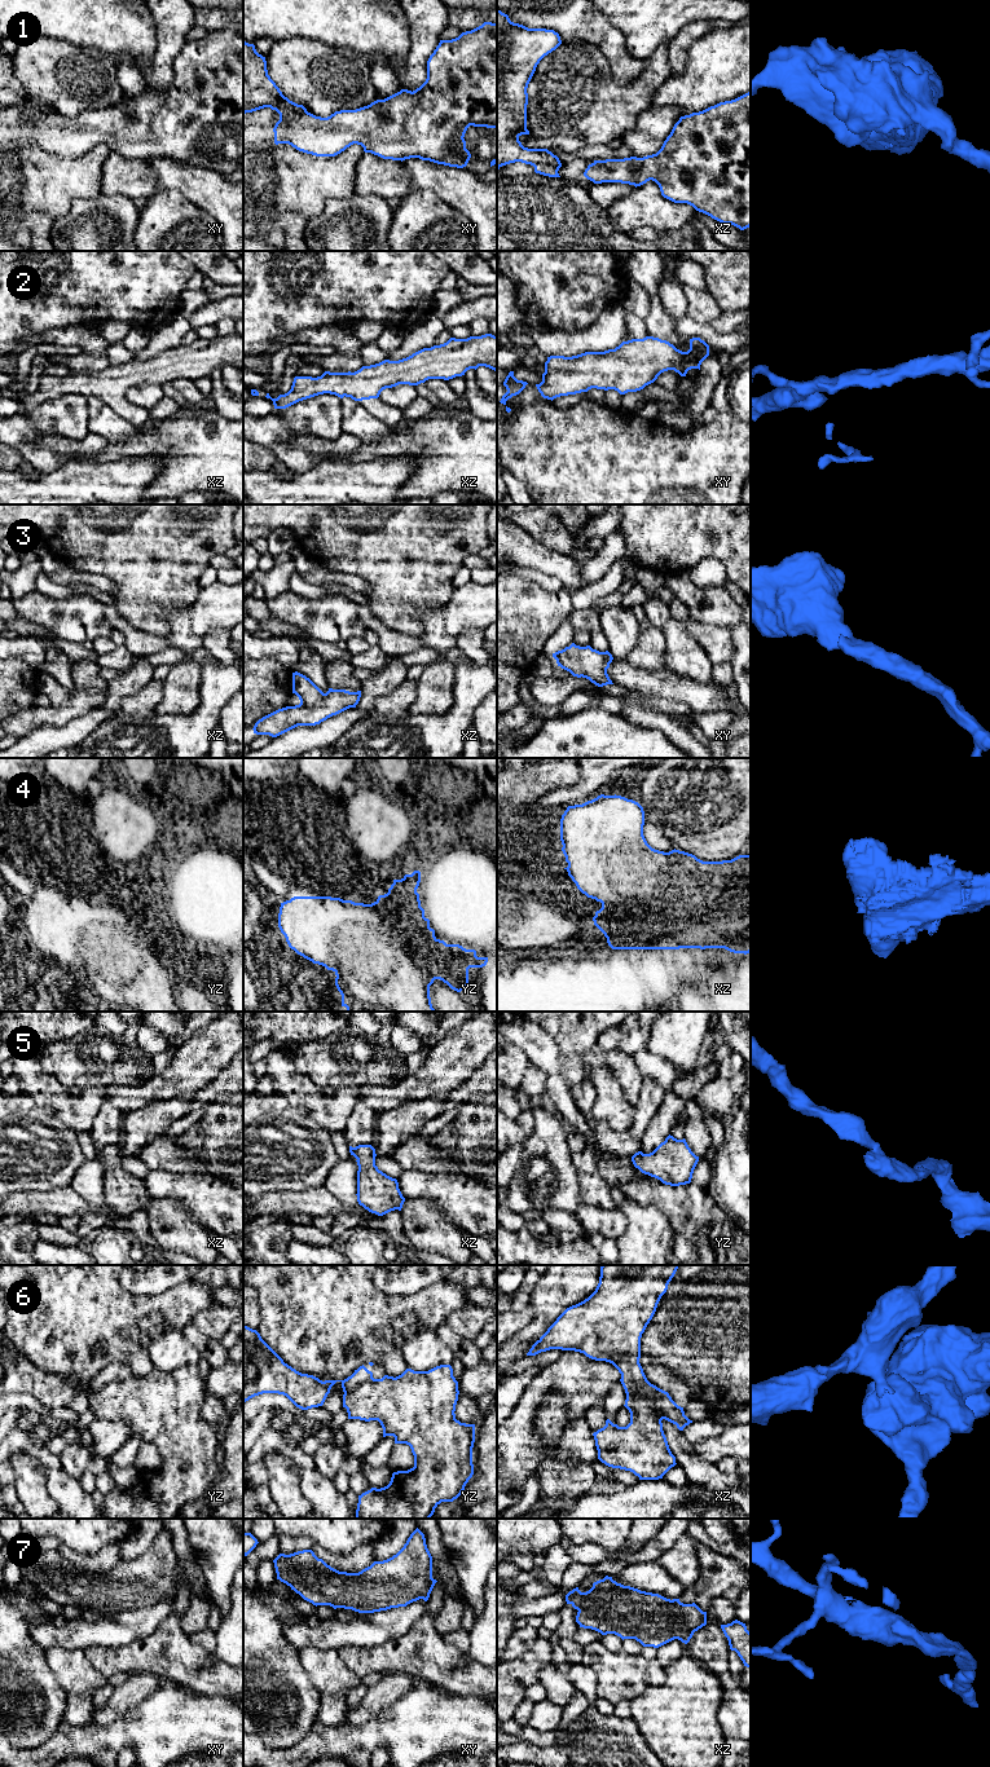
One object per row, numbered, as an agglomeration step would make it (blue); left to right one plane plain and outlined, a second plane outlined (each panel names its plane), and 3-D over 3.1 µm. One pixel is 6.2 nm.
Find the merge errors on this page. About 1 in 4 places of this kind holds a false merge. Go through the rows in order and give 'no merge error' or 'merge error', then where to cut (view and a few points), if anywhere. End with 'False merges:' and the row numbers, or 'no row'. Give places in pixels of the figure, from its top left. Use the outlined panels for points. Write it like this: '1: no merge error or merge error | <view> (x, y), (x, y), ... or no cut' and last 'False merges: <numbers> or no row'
1: merge error | xz (560, 163), (533, 166)
2: no merge error | no cut
3: no merge error | no cut
4: no merge error | no cut
5: no merge error | no cut
6: merge error | yz (378, 1379), (362, 1382), (344, 1393)
7: no merge error | no cut
False merges: 1, 6

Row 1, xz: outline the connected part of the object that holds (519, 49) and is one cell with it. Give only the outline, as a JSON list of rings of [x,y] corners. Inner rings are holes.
[[[497,9],[497,173],[502,166],[522,162],[531,166],[562,164],[547,149],[528,149],[519,137],[529,135],[527,129],[528,84],[540,61],[562,44],[554,30],[528,28],[514,23],[509,16]]]

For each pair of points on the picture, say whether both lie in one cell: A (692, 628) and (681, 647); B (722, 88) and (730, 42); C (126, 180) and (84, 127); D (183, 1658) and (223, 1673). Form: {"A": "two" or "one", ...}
{"A": "two", "B": "one", "C": "two", "D": "one"}

